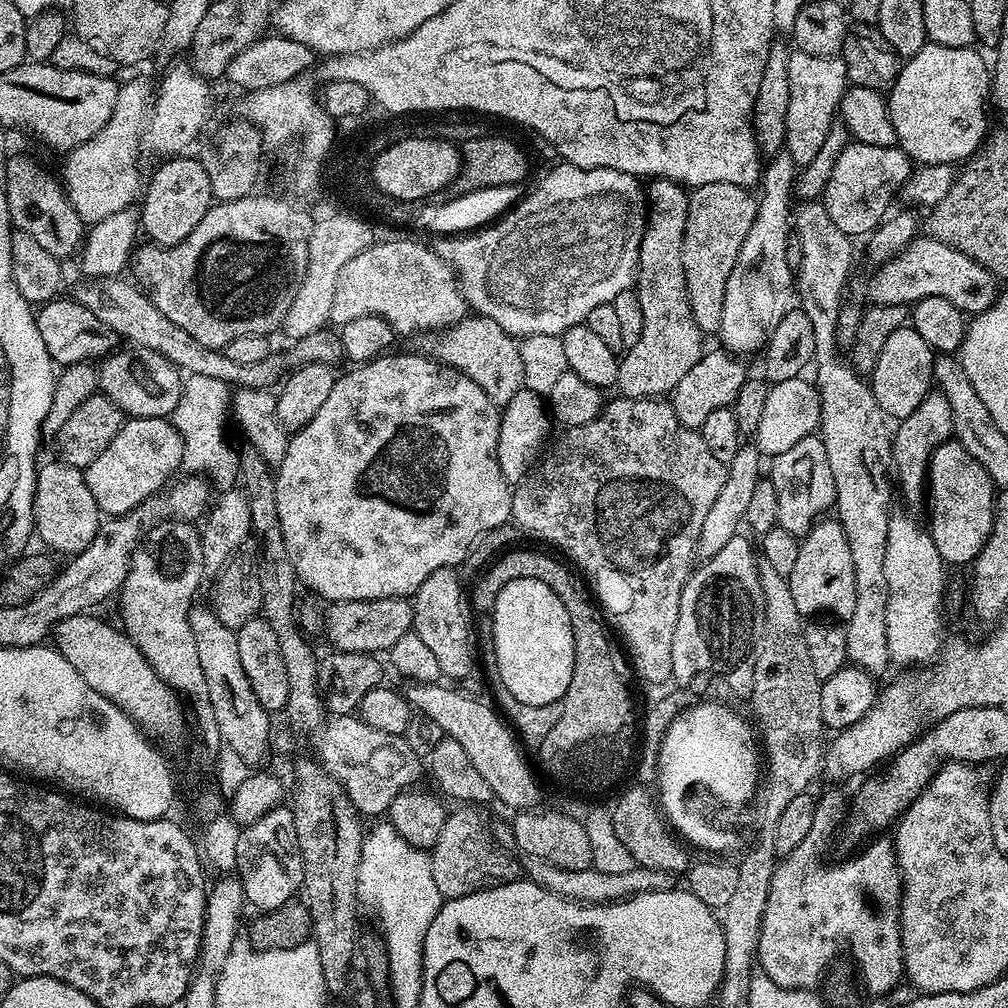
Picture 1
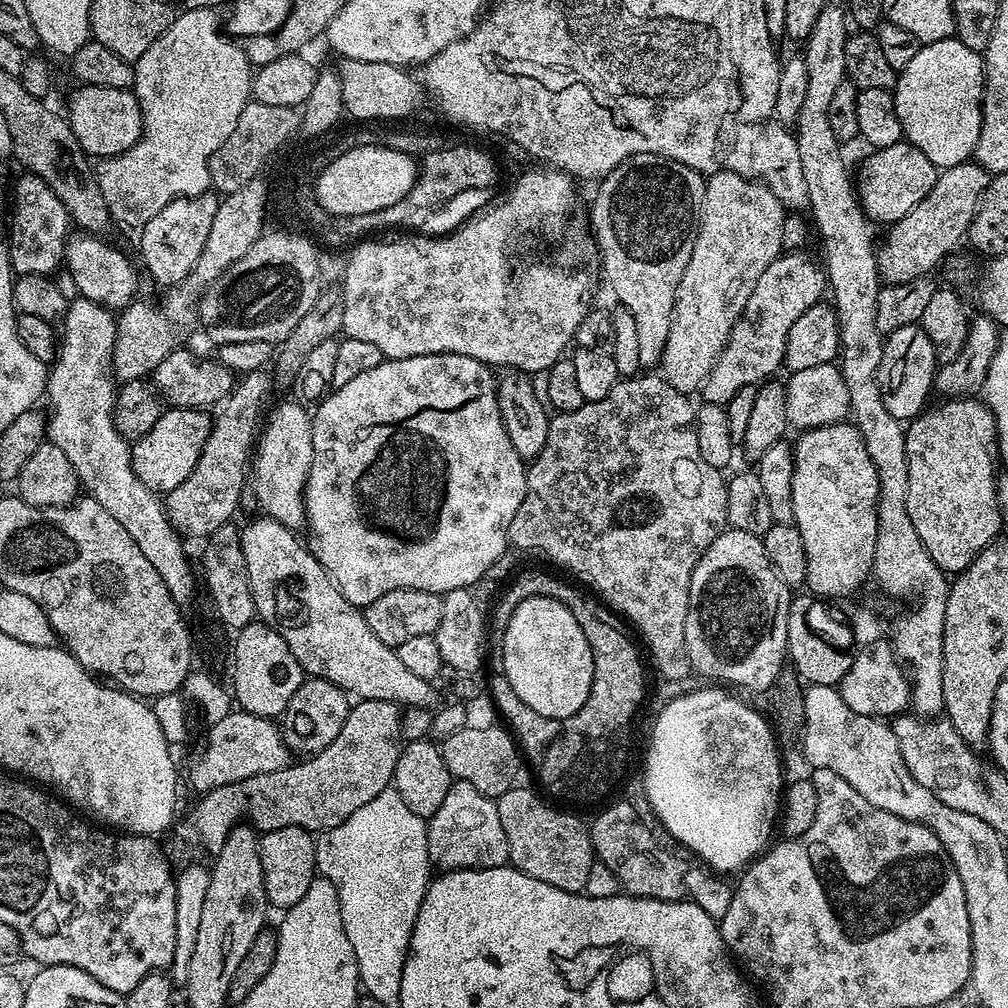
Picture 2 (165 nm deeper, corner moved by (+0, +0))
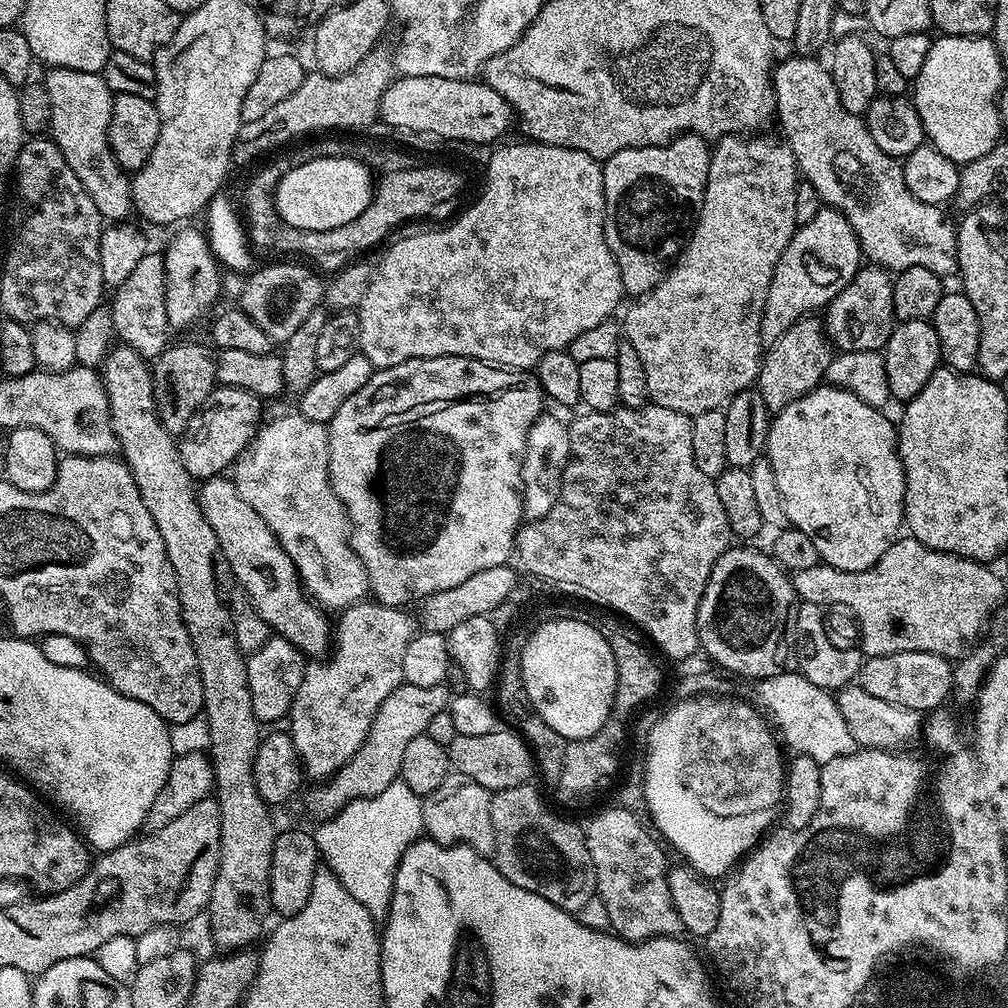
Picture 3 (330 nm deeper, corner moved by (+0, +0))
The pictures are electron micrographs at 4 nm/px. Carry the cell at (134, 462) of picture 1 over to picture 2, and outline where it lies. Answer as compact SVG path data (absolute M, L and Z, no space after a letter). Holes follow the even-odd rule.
M169 407L161 411L158 422L131 445L132 469L136 477L157 494L166 494L174 490L174 486L182 486L182 482L190 478L194 466L198 466L202 448L212 433L212 422L213 417L198 408Z

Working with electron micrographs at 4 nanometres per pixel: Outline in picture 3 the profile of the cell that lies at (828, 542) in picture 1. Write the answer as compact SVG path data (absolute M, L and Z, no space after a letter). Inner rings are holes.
M817 386L802 398L790 402L775 413L771 417L768 426L766 455L770 466L774 466L774 479L778 482L778 494L782 494L782 502L786 506L789 525L802 530L802 534L806 534L806 538L810 538L810 542L814 542L821 561L834 566L838 570L857 572L874 566L882 558L882 554L886 554L888 547L898 539L902 532L902 525L904 524L904 467L900 461L897 425L893 421L891 424L884 415L885 413L881 409L866 406L866 402L862 402L862 398L858 398L858 394L850 394L850 390L842 390L831 386Z

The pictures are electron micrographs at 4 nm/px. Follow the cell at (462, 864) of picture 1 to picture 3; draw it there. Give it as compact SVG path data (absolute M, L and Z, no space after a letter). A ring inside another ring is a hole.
M453 771L430 796L423 797L424 832L427 839L440 844L464 844L479 856L491 857L494 853L494 822L490 822L492 793L478 786L474 778L466 778Z

